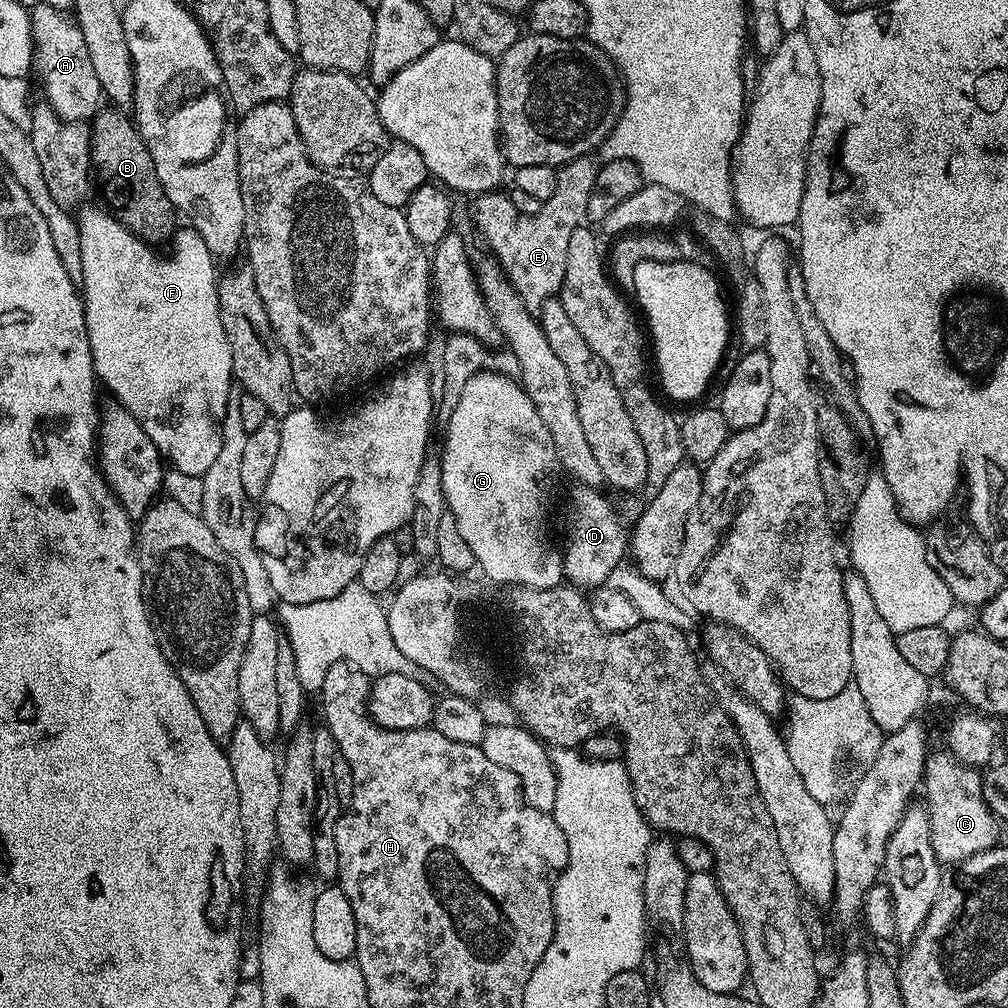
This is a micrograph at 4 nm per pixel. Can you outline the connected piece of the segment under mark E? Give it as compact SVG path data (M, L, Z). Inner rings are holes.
M592 154L579 156L563 165L556 173L554 194L541 203L538 214L533 216L517 214L511 199L499 200L495 191L475 197L476 224L485 242L492 247L491 255L512 283L512 289L530 310L538 310L559 293L562 278L566 274L566 250L570 248L570 234L574 234L574 230L585 223L600 166L601 161Z

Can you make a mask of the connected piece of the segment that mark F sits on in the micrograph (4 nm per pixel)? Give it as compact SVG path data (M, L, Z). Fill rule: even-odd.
M87 207L79 209L78 223L80 226L80 245L82 246L84 317L86 318L90 350L92 351L92 368L96 372L96 379L103 387L105 384L116 395L113 396L115 403L122 405L130 414L134 414L134 418L138 418L142 430L146 430L146 434L150 434L150 442L154 442L154 446L158 446L161 457L171 467L173 464L184 476L203 477L204 473L210 470L210 466L214 466L222 446L224 416L227 413L229 397L233 395L232 386L234 387L230 343L227 341L226 332L222 326L222 318L219 317L217 261L210 254L206 242L202 242L202 234L198 234L191 226L184 226L181 232L179 229L175 233L174 239L171 241L171 244L173 243L172 257L169 260L159 260L152 253L154 251L153 245L133 232L131 228L120 223L115 215L107 216L100 208Z

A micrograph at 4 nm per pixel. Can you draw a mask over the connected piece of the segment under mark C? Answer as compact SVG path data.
M947 750L929 751L924 764L922 792L928 795L926 811L934 854L945 865L959 865L960 861L969 860L974 854L997 847L999 840L996 839L1002 824L984 801L984 781L975 767L955 760Z

